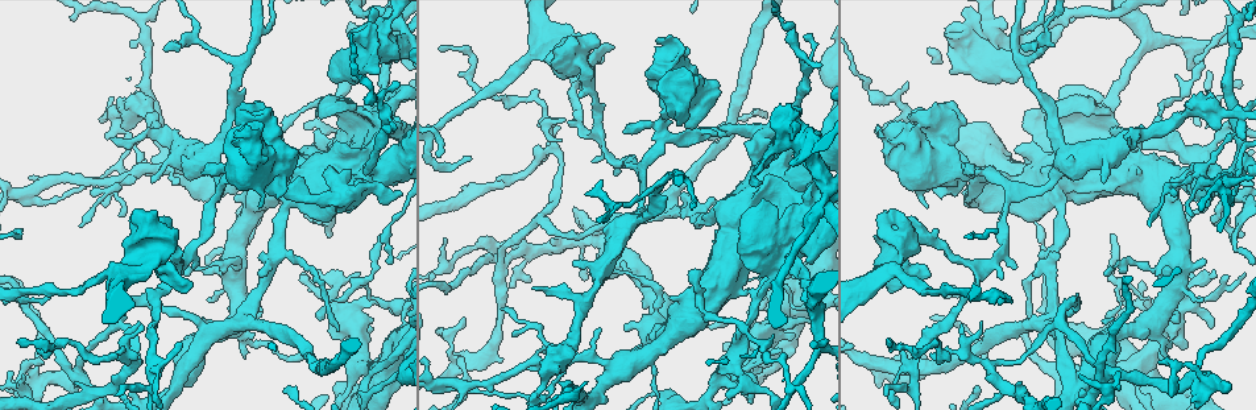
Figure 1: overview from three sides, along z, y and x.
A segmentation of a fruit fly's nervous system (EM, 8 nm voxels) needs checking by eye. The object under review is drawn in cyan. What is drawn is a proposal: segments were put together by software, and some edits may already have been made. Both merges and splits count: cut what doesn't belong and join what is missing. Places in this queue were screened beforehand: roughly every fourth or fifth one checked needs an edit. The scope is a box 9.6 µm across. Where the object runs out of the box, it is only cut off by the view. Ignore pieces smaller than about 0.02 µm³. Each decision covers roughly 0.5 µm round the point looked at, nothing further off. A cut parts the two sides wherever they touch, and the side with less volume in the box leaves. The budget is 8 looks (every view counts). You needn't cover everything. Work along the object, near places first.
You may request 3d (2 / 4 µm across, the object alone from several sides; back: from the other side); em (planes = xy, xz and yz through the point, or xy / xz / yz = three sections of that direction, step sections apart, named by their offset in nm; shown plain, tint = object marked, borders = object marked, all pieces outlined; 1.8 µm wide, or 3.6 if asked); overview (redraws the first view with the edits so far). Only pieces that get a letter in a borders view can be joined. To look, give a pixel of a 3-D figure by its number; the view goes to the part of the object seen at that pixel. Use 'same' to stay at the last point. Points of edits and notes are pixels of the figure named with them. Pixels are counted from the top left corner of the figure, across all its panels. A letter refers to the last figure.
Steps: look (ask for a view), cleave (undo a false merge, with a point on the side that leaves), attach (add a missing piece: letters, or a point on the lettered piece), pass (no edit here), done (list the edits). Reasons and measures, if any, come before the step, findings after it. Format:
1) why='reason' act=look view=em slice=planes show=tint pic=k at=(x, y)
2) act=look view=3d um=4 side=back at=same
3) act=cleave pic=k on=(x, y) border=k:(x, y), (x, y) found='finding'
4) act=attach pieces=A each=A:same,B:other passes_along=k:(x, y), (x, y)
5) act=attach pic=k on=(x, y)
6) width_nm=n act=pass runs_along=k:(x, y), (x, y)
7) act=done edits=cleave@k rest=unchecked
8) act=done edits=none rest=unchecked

why='small branch off a trunk' act=look view=em slice=xz step=4 show=tint pic=1 at=(688, 124)

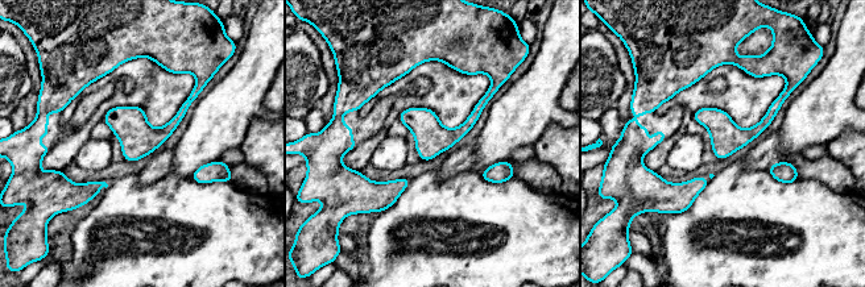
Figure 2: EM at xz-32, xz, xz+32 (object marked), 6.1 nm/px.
act=look view=em slice=planes show=borders at=same

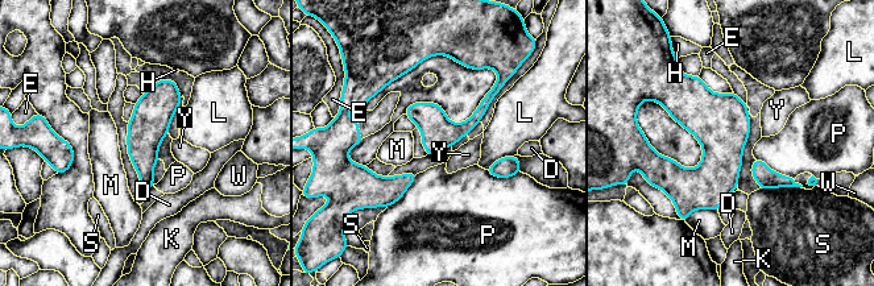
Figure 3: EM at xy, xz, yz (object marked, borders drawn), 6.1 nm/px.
act=pass each=D:other,E:other,H:other,K:other,L:other,M:other,P:other,S:other,W:other,Y:other found='one neuron here'

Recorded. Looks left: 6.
why='two arms at a narrow angle' act=look view=em um=3.6 slice=planes show=borders pic=1 at=(362, 128)

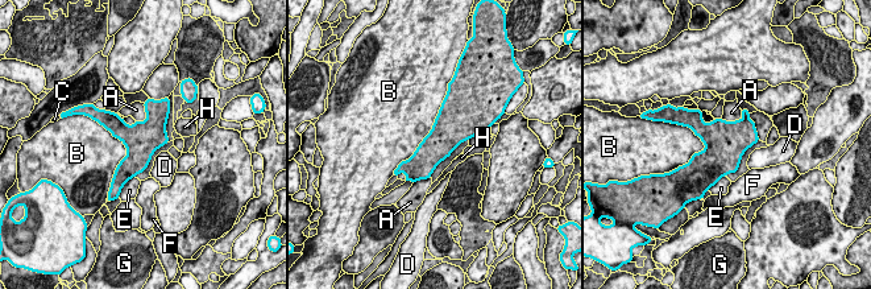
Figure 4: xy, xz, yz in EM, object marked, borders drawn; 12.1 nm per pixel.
act=pass each=A:other,B:other,C:other,D:other,E:other,F:other,G:other,H:other border=4:(444, 99), (431, 131), (395, 168) found='continuous, no second neuron'

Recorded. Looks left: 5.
why='sharp bend' act=look view=3d um=4 pic=1 at=(790, 388)

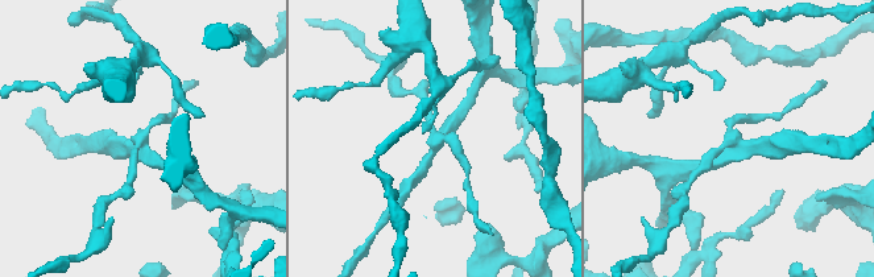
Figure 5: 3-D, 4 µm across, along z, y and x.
why='need the tissue' act=look view=em slice=xz step=16 show=borders pic=5 at=(730, 147)

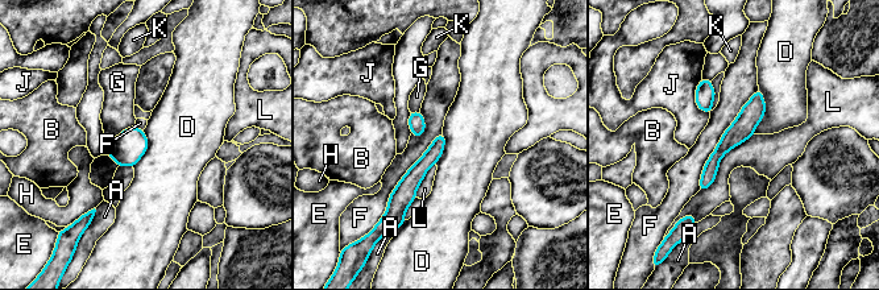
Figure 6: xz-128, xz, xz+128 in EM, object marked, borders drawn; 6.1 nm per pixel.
act=look view=em slice=planes show=borders at=same

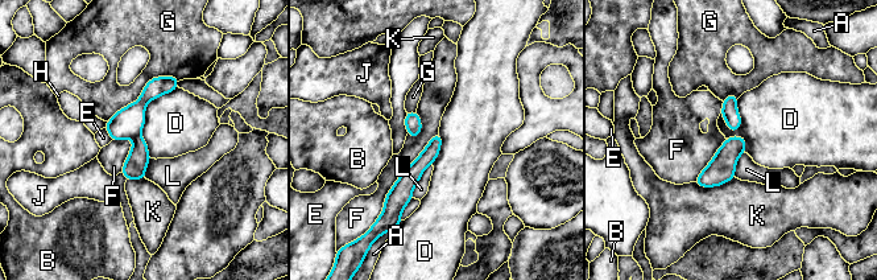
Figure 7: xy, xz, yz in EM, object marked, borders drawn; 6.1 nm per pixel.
act=cleave pic=7 on=(127, 123) each=A:other,B:other,D:other,E:other,F:other,G:other,H:other,J:other,K:other,L:other found='a second neuron is stuck on'

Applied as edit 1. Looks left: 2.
act=done edits=cleave@7 rest=unchecked

